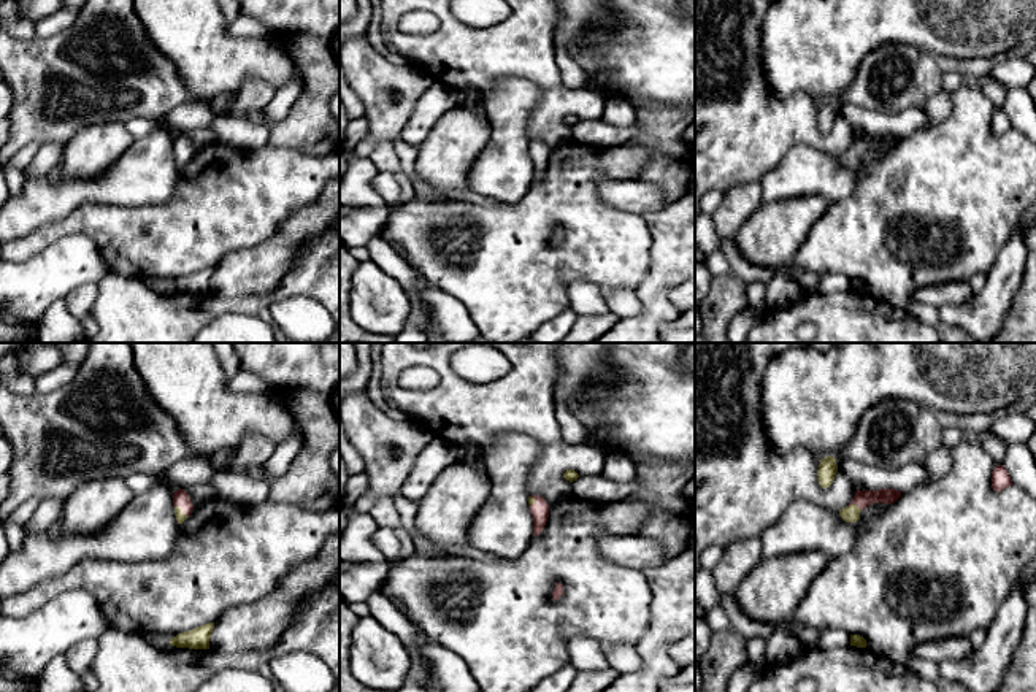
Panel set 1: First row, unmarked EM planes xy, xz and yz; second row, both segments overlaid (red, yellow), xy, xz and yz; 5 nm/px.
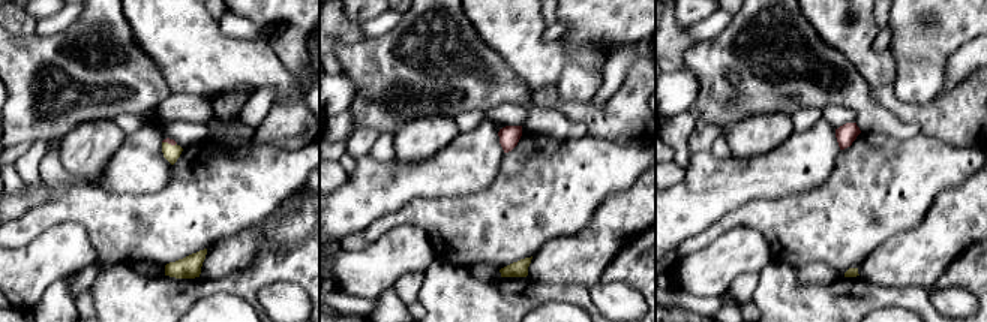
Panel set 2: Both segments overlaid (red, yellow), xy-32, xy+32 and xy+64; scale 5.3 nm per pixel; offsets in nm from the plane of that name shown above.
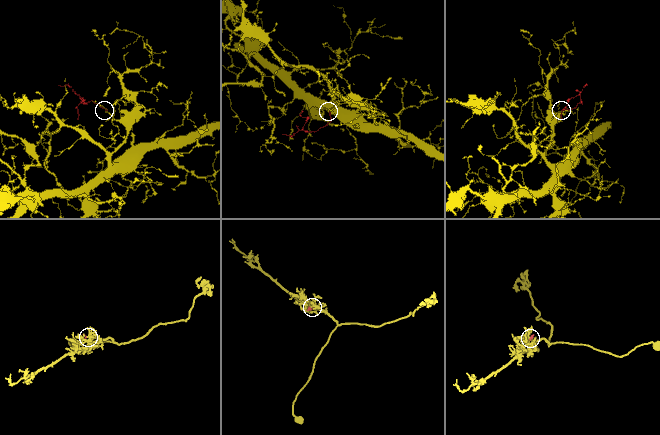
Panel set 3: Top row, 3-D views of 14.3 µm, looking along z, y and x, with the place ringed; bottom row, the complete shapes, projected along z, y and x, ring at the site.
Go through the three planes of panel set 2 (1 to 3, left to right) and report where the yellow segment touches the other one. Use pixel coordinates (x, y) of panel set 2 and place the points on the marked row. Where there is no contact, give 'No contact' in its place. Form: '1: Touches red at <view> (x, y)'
1: Touches red at xy-32 (170, 143)
2: No contact
3: No contact

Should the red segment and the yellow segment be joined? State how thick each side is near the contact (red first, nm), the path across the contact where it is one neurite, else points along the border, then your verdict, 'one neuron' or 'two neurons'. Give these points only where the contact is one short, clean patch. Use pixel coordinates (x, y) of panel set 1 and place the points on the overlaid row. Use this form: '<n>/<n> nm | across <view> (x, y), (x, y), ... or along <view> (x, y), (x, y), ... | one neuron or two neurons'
90/90 nm | across yz (862, 499), (852, 503), (851, 513) | one neuron

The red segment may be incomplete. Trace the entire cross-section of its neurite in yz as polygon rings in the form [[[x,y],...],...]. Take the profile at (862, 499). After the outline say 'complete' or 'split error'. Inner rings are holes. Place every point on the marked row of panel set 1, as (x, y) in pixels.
[[[879,489],[879,490],[857,490],[852,502],[839,509],[839,516],[846,522],[857,522],[860,513],[873,503],[887,503],[892,505],[901,497],[900,490],[895,489]]]; split error

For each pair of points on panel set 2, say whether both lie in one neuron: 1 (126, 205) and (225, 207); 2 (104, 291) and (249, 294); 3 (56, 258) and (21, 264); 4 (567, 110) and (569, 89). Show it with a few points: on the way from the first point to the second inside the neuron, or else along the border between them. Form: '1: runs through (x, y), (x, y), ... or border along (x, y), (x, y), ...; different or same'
1: runs through (150, 207), (201, 207); same
2: runs through (140, 291), (179, 291), (213, 286); same
3: runs through (47, 258), (39, 264), (30, 264); same
4: border along (555, 86), (557, 95), (563, 101), (588, 104); different

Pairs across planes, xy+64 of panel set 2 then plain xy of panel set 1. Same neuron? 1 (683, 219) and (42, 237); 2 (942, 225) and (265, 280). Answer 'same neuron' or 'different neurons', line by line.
1: different neurons
2: same neuron

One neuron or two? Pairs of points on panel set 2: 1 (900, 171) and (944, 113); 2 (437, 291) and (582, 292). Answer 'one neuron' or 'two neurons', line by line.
1: two neurons
2: one neuron

